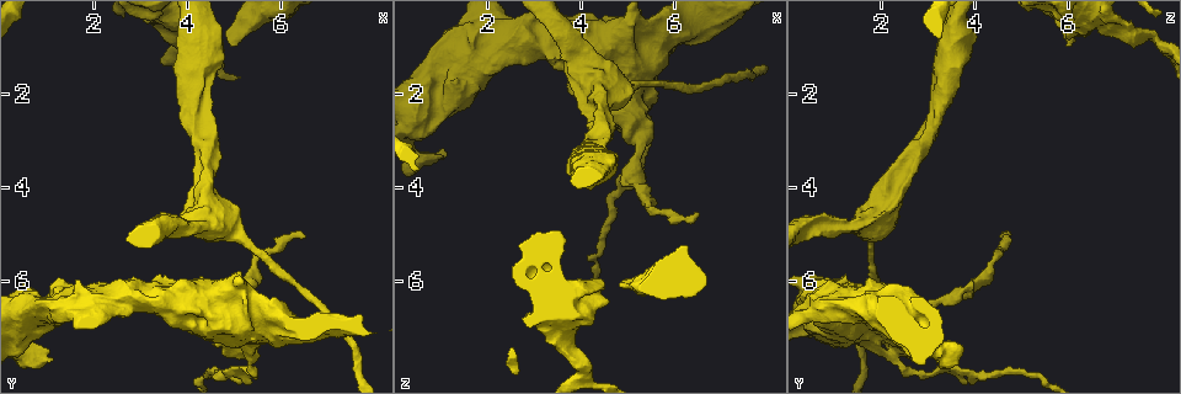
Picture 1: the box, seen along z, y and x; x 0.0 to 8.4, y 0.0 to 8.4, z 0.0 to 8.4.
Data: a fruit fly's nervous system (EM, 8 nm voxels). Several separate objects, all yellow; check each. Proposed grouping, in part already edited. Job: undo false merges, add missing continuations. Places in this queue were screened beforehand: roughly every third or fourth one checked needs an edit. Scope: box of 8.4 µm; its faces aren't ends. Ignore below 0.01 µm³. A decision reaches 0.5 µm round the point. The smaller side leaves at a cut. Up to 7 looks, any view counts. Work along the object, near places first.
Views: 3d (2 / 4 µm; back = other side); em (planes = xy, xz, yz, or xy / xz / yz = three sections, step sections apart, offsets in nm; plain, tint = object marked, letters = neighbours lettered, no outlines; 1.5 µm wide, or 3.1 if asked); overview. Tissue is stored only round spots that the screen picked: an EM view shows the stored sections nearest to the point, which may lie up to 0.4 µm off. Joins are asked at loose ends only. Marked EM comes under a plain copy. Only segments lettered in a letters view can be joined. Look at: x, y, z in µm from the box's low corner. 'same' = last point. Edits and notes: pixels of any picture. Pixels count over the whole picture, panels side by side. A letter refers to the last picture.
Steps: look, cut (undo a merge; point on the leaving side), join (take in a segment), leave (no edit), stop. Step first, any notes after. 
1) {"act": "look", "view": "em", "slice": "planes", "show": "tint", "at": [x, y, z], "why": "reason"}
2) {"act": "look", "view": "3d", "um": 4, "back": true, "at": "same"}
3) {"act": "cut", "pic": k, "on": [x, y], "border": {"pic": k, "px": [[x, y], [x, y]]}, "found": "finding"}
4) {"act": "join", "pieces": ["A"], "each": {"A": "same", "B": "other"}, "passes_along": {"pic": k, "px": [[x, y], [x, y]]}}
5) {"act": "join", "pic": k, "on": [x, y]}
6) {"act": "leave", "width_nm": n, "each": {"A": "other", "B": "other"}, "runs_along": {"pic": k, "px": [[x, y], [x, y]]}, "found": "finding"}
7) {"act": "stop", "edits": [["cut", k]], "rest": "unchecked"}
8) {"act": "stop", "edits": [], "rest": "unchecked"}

{"act": "look", "view": "3d", "um": 4, "at": [4.90, 0.95, 6.00]}

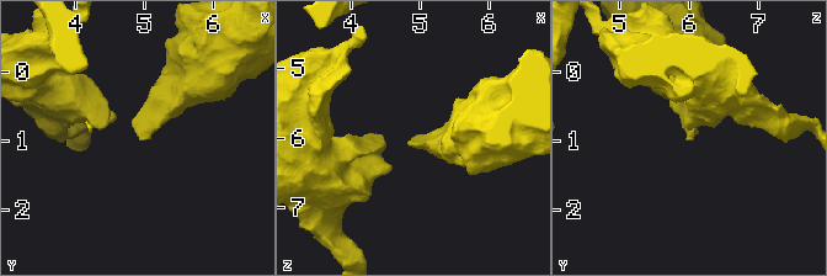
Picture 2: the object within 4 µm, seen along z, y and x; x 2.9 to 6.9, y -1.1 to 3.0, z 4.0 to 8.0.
{"act": "look", "view": "em", "slice": "xz", "step": 4, "show": "tint", "at": [4.95, 0.95, 6.00]}

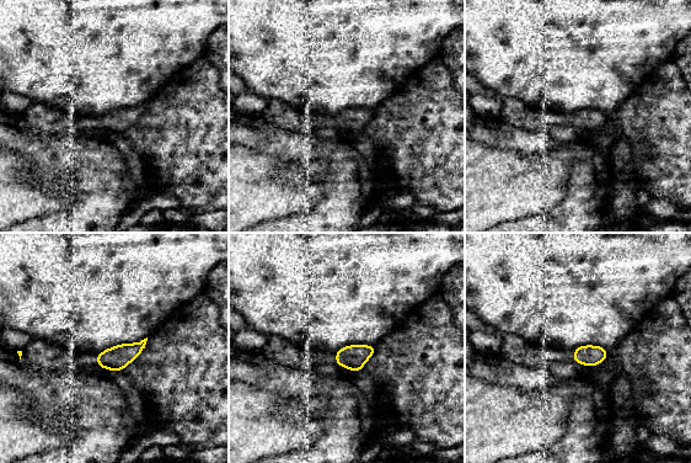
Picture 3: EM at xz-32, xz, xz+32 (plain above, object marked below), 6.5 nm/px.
{"act": "look", "view": "em", "slice": "planes", "show": "letters", "at": "same", "why": "cut it another way"}

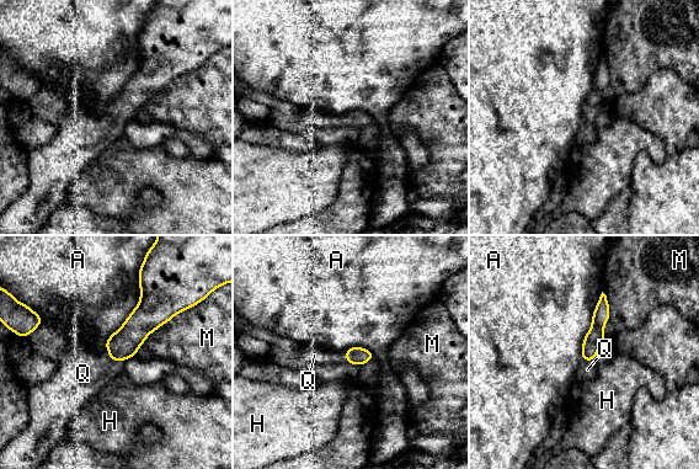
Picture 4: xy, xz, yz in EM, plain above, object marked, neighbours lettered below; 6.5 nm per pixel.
{"act": "join", "pieces": ["Q"], "each": {"A": "other", "H": "other", "M": "other", "Q": "same"}, "found": "the cell continues"}

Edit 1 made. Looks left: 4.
{"act": "look", "view": "overview", "why": "see it whole again"}

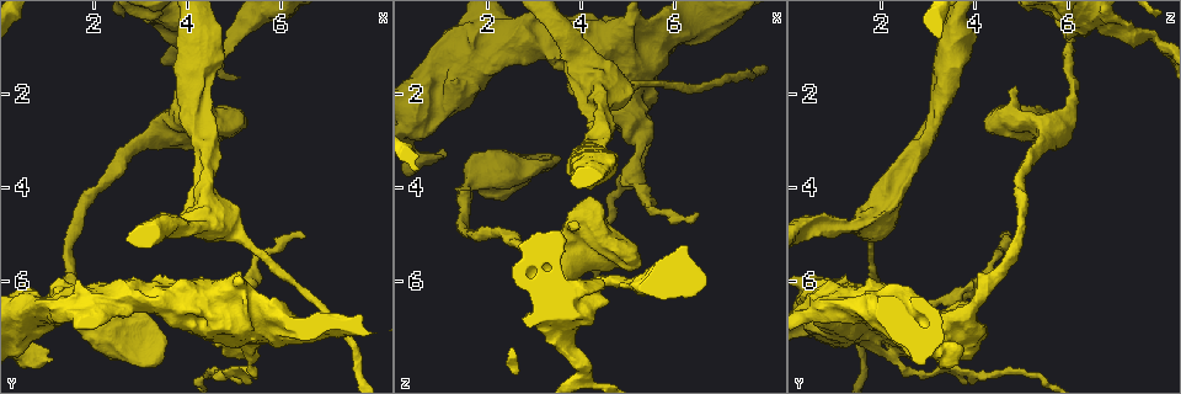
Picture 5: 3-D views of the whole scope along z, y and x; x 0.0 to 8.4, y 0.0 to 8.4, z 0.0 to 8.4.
{"act": "look", "view": "3d", "um": 4, "at": [4.80, 4.80, 1.90], "why": "calibre changes"}

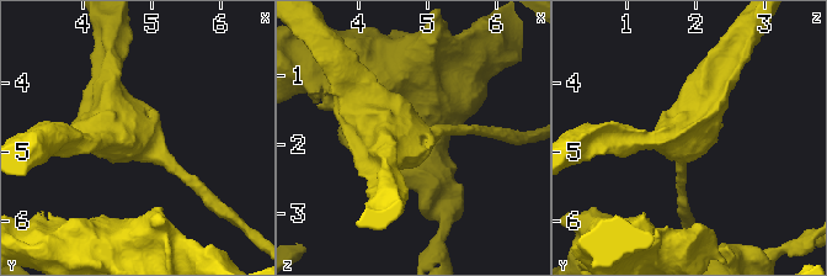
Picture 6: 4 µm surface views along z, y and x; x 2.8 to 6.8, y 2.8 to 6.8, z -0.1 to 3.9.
{"act": "look", "view": "em", "slice": "planes", "show": "tint", "at": [4.85, 4.80, 1.90]}

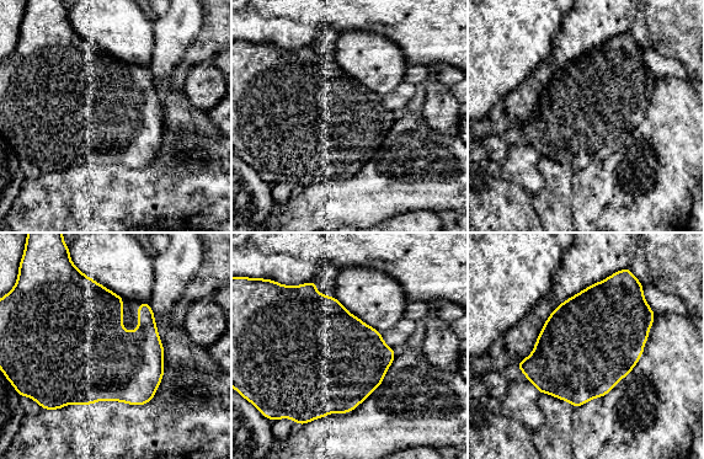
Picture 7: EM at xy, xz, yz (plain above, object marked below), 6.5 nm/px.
{"act": "look", "view": "em", "slice": "planes", "show": "letters", "at": "same"}

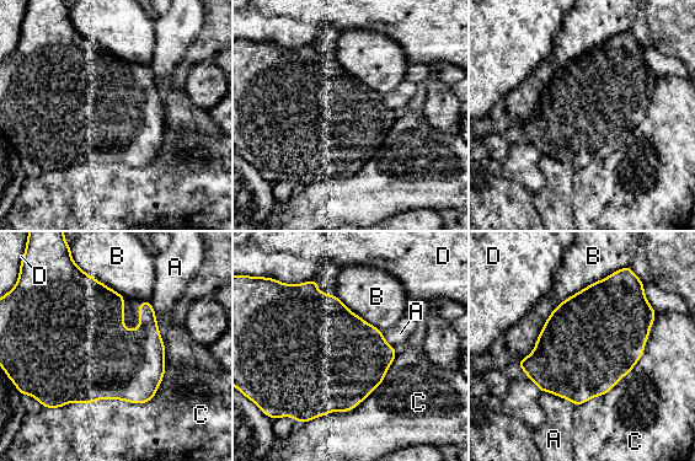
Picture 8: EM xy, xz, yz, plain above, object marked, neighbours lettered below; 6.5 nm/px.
{"act": "leave", "longest_contact_nm": ["B", 900], "each": {"A": "other", "B": "other", "C": "other", "D": "other"}, "border": {"pic": 8, "px": [[541, 391], [567, 398], [575, 406]]}, "found": "all the same cell"}

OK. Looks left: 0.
{"act": "stop", "edits": [["join", 4]], "rest": "unchecked"}

